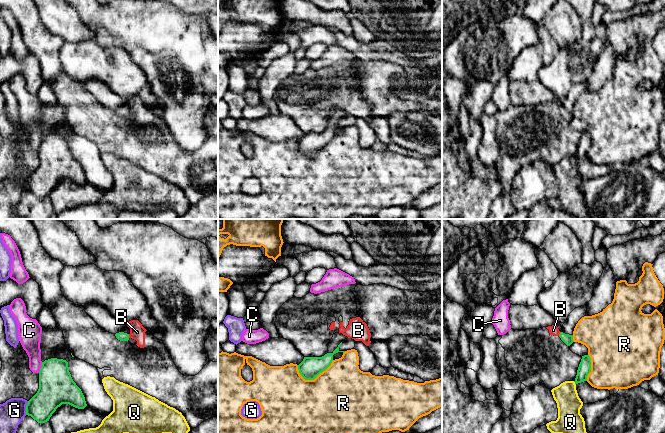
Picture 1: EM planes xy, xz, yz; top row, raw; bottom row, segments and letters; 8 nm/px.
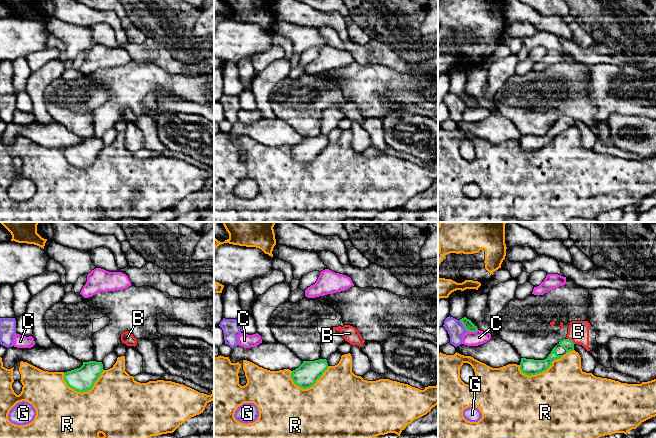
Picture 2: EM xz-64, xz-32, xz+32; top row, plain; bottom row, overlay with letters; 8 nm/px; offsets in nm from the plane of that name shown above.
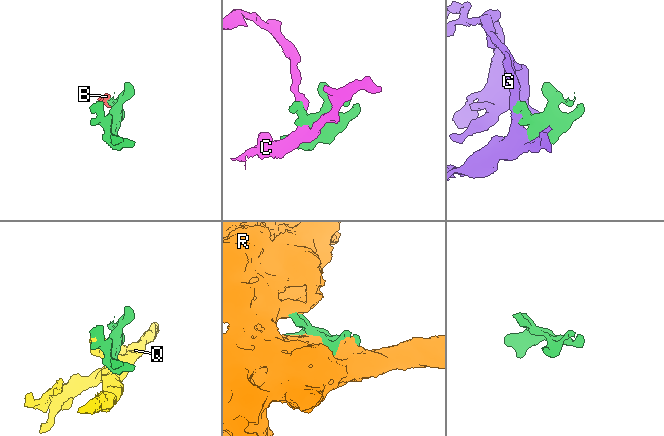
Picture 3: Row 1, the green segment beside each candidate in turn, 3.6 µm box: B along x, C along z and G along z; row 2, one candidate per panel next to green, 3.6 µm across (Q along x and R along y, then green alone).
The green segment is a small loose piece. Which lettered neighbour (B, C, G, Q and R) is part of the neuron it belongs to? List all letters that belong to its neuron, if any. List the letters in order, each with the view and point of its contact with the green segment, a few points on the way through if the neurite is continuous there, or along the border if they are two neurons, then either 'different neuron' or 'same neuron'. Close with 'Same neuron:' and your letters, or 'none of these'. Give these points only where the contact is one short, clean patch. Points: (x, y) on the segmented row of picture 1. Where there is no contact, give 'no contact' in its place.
B: meets green in xy at (128, 336); border along xy (128, 334), (129, 337); different neuron
C: meets green in xy at (41, 367); different neuron
G: meets green in xy at (26, 408); different neuron
Q: meets green in yz at (575, 383); different neuron
R: meets green in xz at (314, 378); different neuron
Same neuron: none of these

